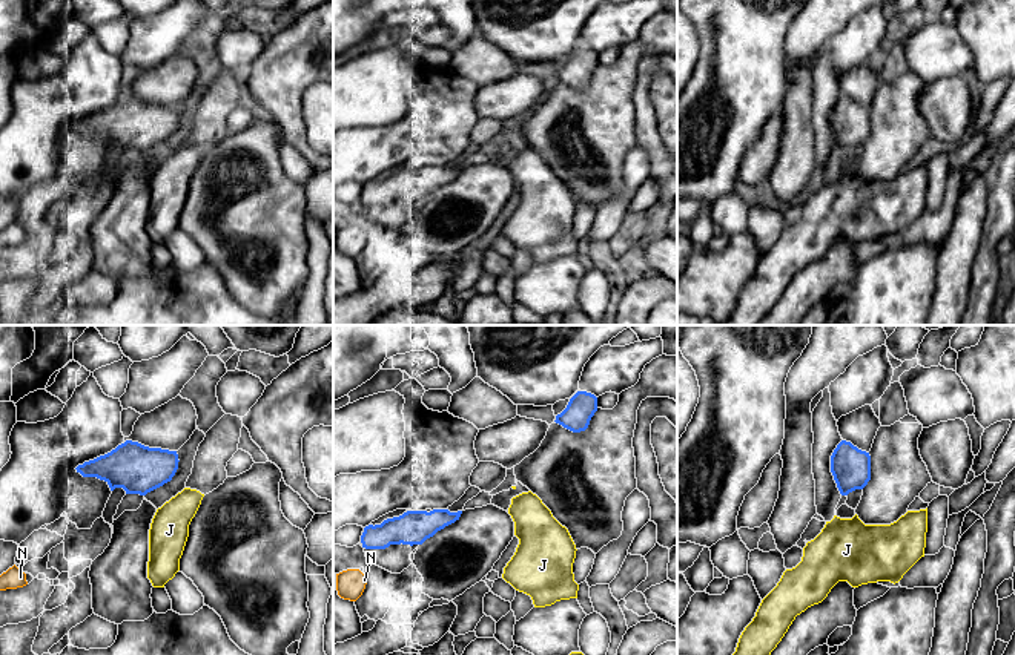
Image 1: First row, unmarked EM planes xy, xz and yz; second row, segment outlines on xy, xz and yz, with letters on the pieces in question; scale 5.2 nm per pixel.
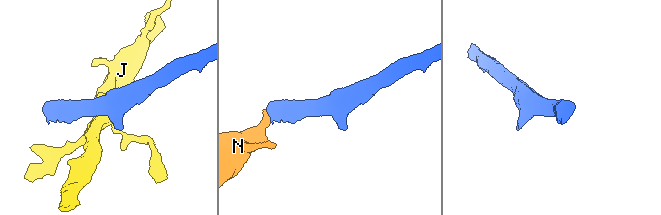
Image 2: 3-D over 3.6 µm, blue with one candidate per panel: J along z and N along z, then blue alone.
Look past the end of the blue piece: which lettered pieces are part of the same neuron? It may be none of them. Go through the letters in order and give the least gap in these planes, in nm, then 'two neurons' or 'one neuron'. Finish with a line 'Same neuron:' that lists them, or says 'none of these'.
J: 80 nm | two neurons
N: 120 nm | two neurons
Same neuron: none of these

